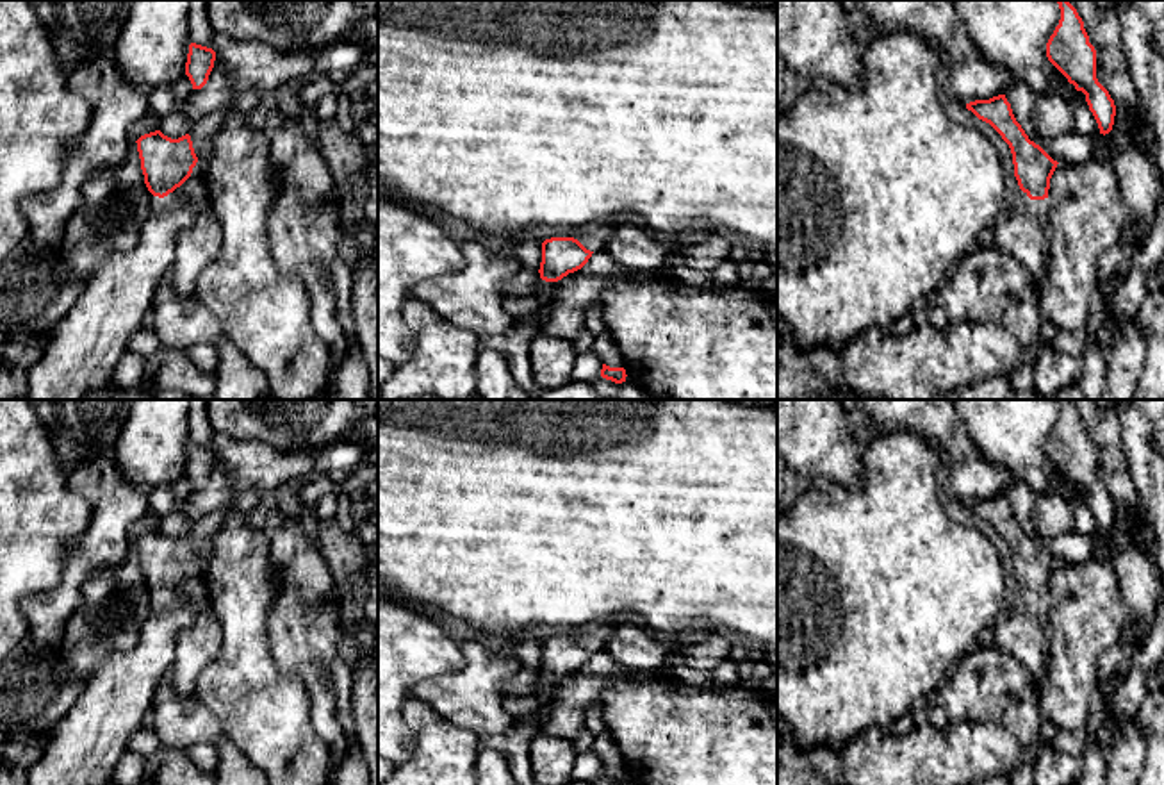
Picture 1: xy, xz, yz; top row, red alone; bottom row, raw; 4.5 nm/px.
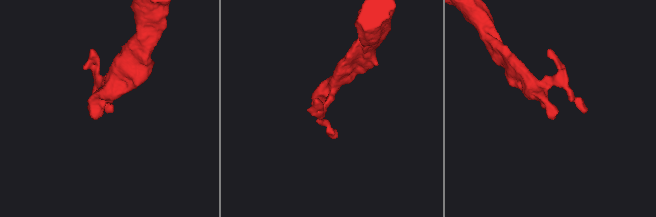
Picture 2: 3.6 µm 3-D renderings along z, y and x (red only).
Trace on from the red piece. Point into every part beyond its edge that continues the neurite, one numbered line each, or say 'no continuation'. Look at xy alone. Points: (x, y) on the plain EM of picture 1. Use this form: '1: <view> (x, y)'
1: xy (88, 743)

